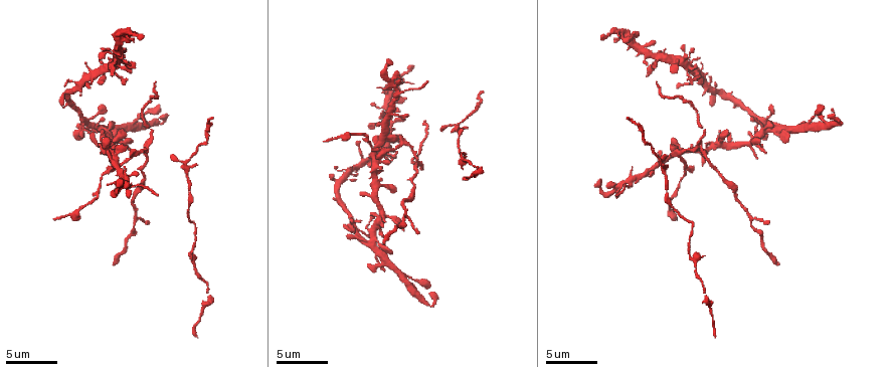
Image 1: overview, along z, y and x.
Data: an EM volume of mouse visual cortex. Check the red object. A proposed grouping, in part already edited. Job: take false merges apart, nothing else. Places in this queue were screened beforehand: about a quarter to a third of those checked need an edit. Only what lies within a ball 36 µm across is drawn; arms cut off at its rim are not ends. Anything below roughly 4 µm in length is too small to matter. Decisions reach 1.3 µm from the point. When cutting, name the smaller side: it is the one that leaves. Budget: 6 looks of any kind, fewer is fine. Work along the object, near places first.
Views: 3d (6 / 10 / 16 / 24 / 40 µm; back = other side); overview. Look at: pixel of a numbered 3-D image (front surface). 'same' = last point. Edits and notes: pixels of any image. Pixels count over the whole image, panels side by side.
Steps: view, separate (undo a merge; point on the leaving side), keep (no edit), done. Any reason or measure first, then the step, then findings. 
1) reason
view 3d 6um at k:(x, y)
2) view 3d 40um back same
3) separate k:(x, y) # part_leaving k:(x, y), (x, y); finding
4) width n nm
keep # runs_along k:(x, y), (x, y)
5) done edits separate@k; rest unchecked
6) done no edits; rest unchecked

a narrow waist
view 3d 10um at 1:(753, 227)

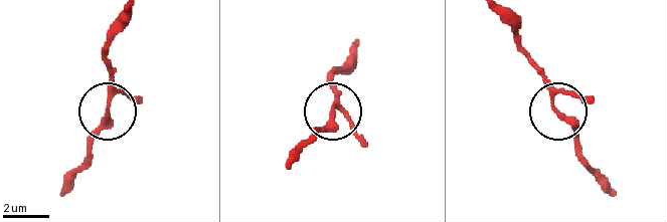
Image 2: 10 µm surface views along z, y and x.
other side
view 3d 10um back at 2:(108, 110)

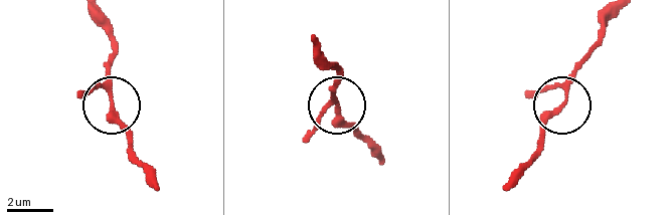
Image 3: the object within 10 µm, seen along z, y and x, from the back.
arms 3
keep # runs_along 3:(317, 44), (338, 73), (333, 94), (340, 114), (359, 135); all the same cell

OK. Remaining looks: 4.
three-way junction
view 3d 6um at 1:(414, 164)

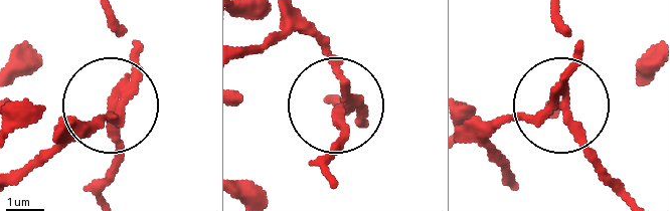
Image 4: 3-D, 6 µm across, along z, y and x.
width 230 nm
separate 4:(132, 40) # part_leaving 4:(125, 98), (115, 115), (18, 169); a second cell is stuck on

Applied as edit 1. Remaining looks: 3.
view overview

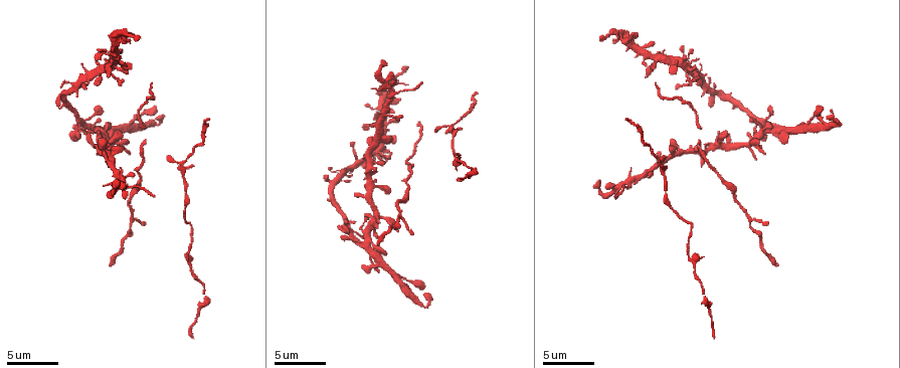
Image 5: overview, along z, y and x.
small branch off a trunk
view 3d 10um at 5:(181, 164)

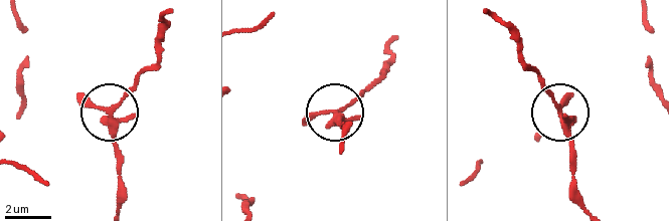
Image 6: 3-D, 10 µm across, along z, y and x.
view 3d 6um at 6:(338, 113)

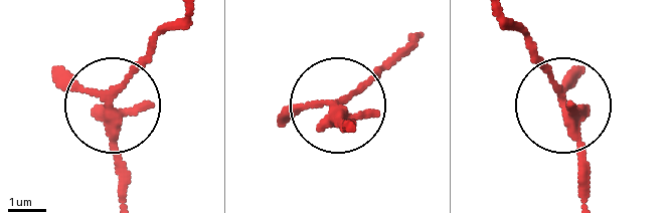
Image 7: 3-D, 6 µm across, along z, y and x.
width 250 nm
keep # all the same cell

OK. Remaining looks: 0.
done edits separate@4; rest unchecked

